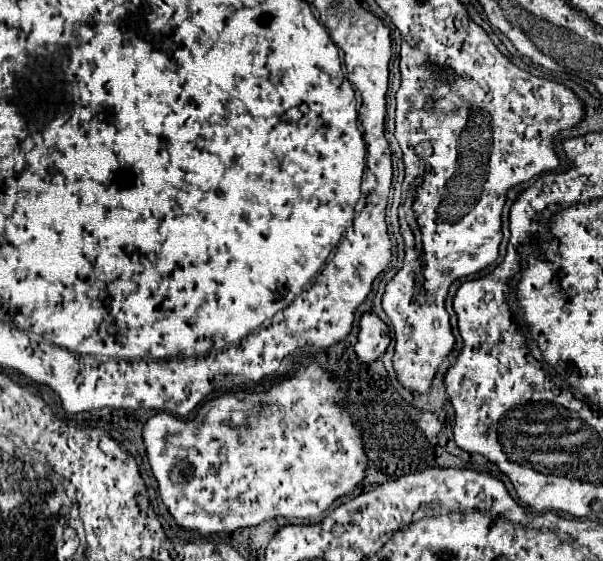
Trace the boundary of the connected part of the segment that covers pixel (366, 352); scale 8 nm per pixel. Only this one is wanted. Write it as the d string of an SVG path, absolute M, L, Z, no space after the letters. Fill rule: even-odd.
M372 312L362 314L358 328L360 328L358 342L356 342L354 350L362 362L370 364L376 358L380 358L380 354L388 348L390 332L388 332L388 326Z

